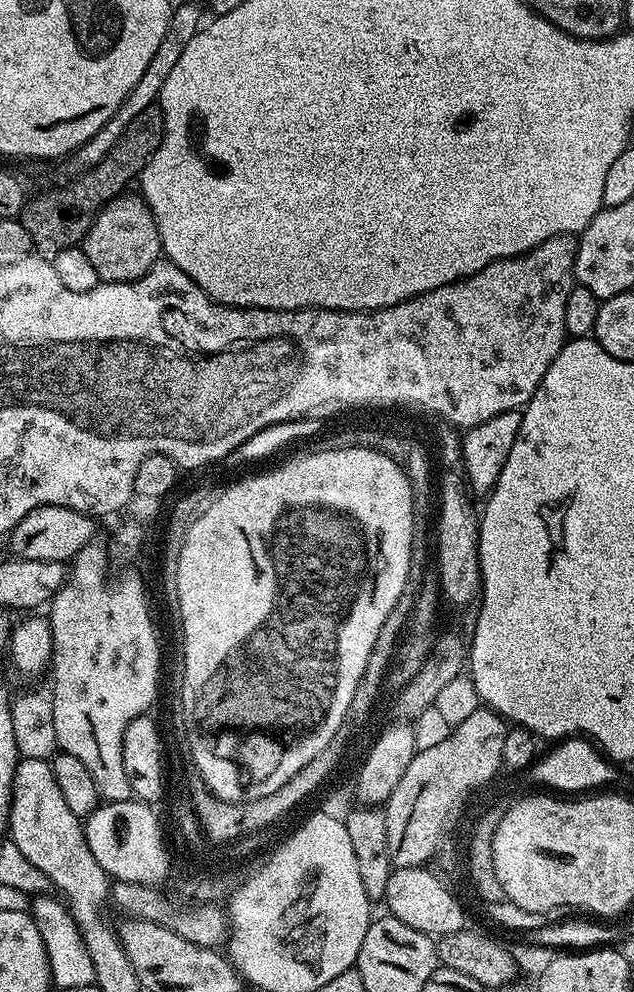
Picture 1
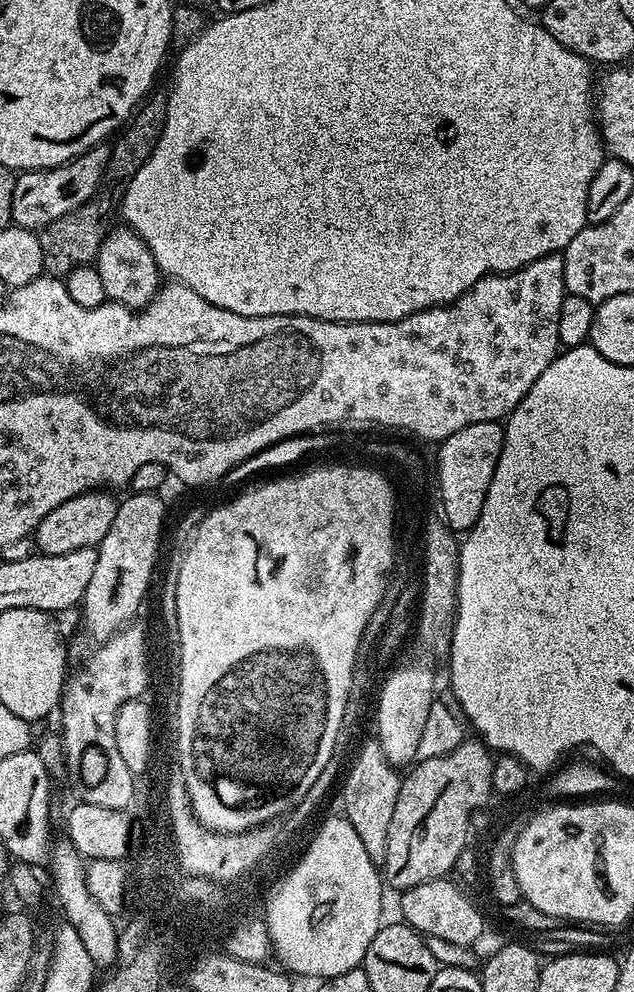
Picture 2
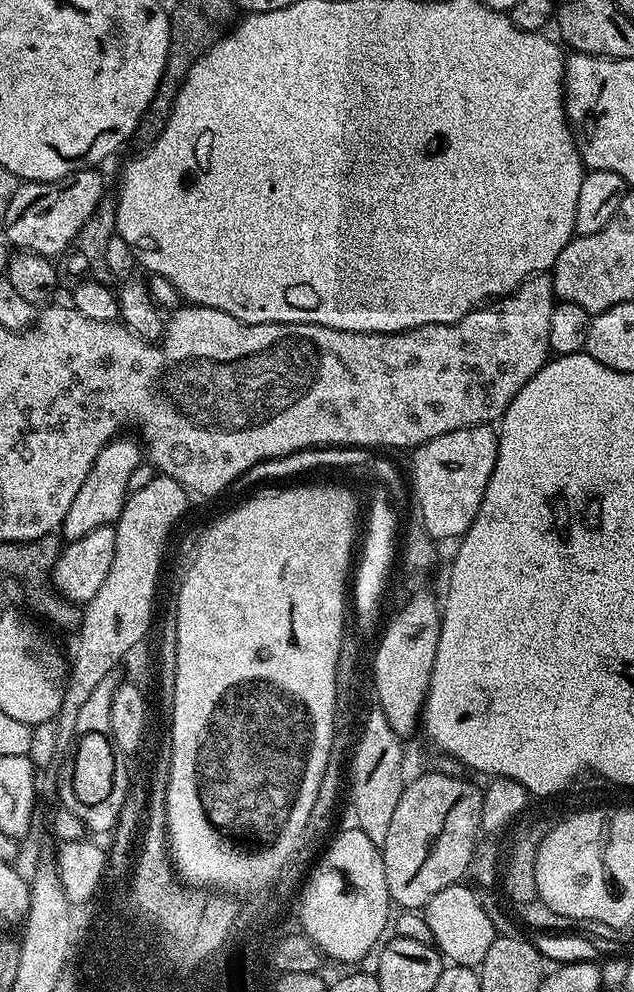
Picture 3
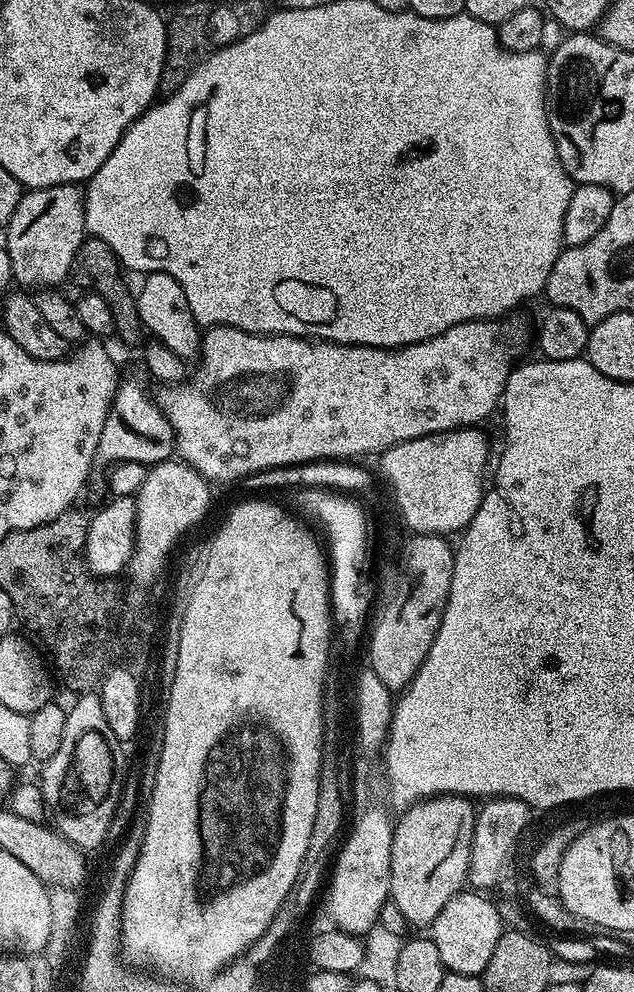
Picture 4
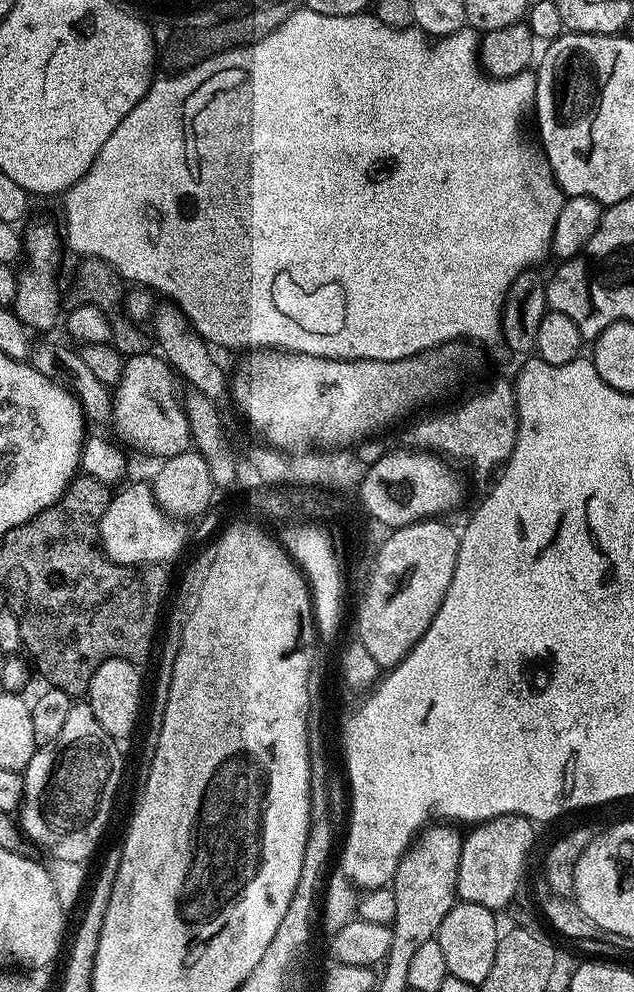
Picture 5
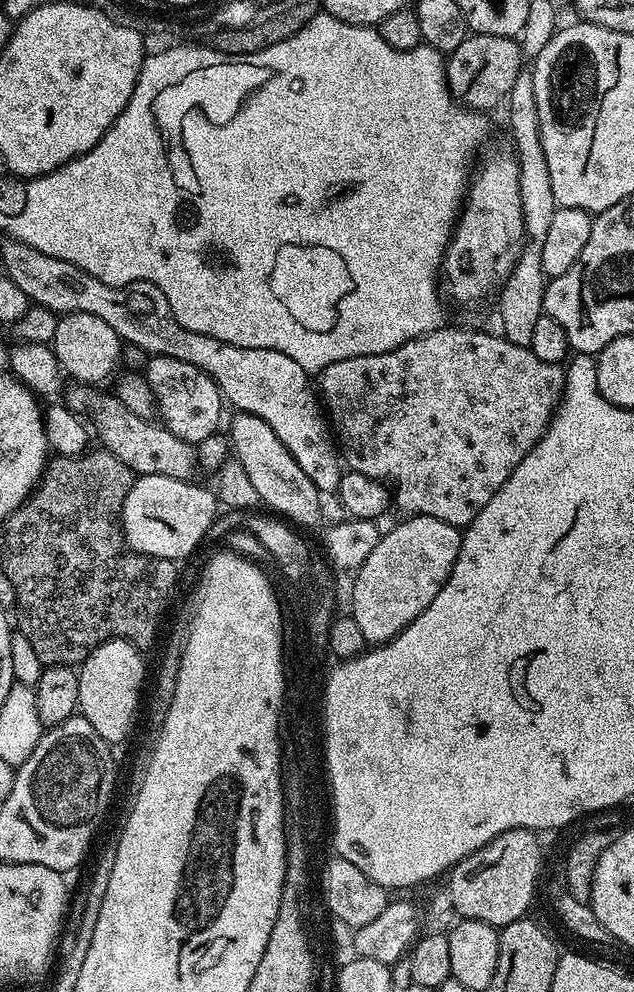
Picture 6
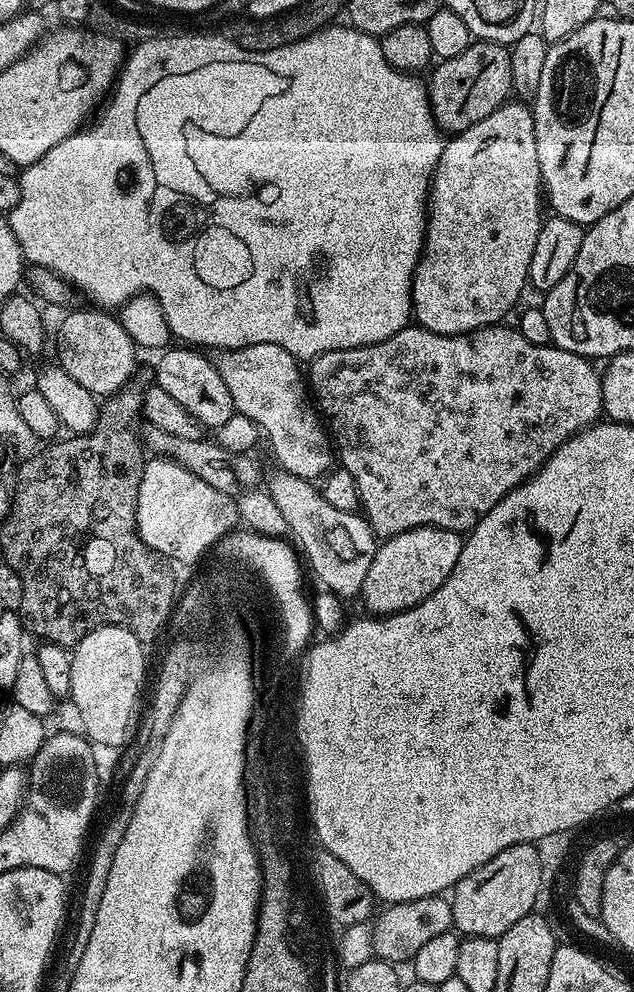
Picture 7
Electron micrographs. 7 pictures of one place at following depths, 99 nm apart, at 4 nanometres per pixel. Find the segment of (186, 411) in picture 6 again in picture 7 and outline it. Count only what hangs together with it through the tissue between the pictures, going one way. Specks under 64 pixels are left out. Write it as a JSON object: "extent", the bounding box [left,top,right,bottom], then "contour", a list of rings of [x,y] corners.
{"extent":[155,346,236,430],"contour":[[[175,346],[159,353],[160,361],[155,361],[156,384],[170,398],[182,402],[194,418],[203,424],[205,429],[215,430],[223,426],[226,418],[230,418],[236,412],[236,407],[232,401],[230,390],[226,388],[226,382],[222,382],[222,374],[216,369],[215,363],[211,359],[207,360],[203,351],[192,346]]]}

